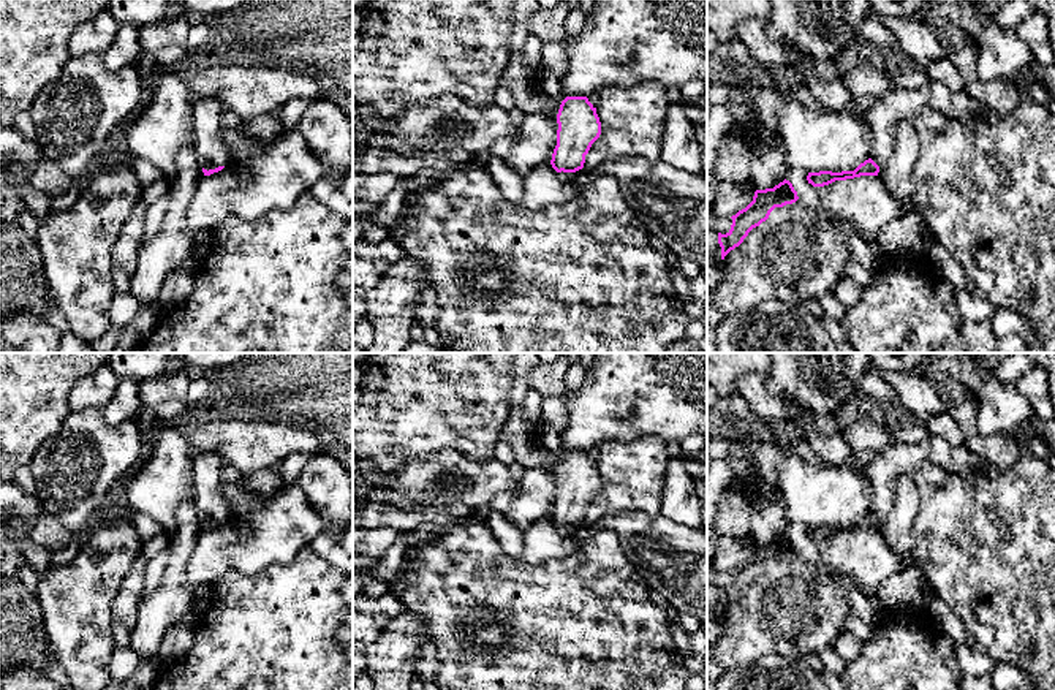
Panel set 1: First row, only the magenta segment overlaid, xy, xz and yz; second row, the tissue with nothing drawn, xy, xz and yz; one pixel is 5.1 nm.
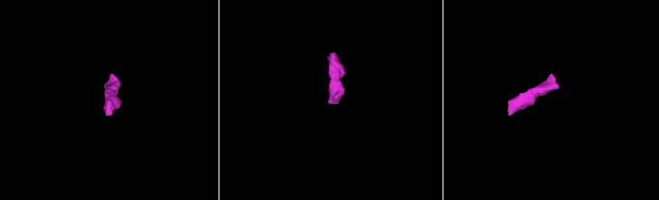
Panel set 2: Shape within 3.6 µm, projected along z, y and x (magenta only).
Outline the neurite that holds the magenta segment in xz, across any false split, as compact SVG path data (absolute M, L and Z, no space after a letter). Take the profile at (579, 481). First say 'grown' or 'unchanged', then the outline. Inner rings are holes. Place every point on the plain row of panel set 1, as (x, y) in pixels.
grown; M566 451L557 468L557 500L550 519L563 536L584 522L585 510L601 489L596 462L587 451Z

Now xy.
grown; M209 451L193 456L195 506L204 530L221 525L229 518L229 506L223 494L223 461Z

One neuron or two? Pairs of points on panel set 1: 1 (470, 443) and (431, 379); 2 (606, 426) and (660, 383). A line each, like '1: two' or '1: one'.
1: one
2: one

